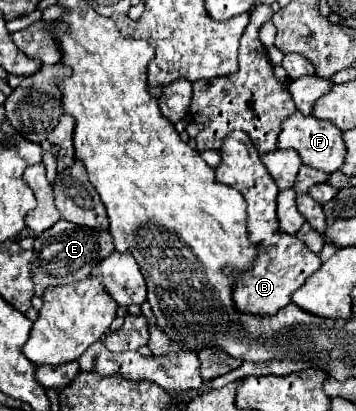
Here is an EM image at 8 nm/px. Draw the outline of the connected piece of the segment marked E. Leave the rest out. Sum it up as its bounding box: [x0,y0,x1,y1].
[32,220,114,296]

